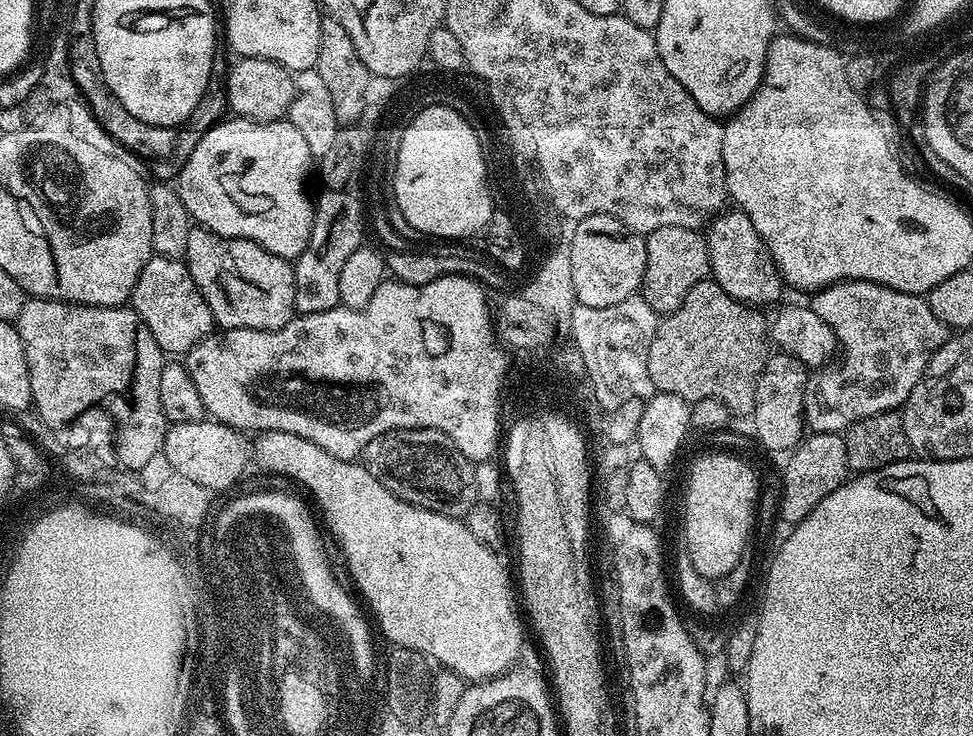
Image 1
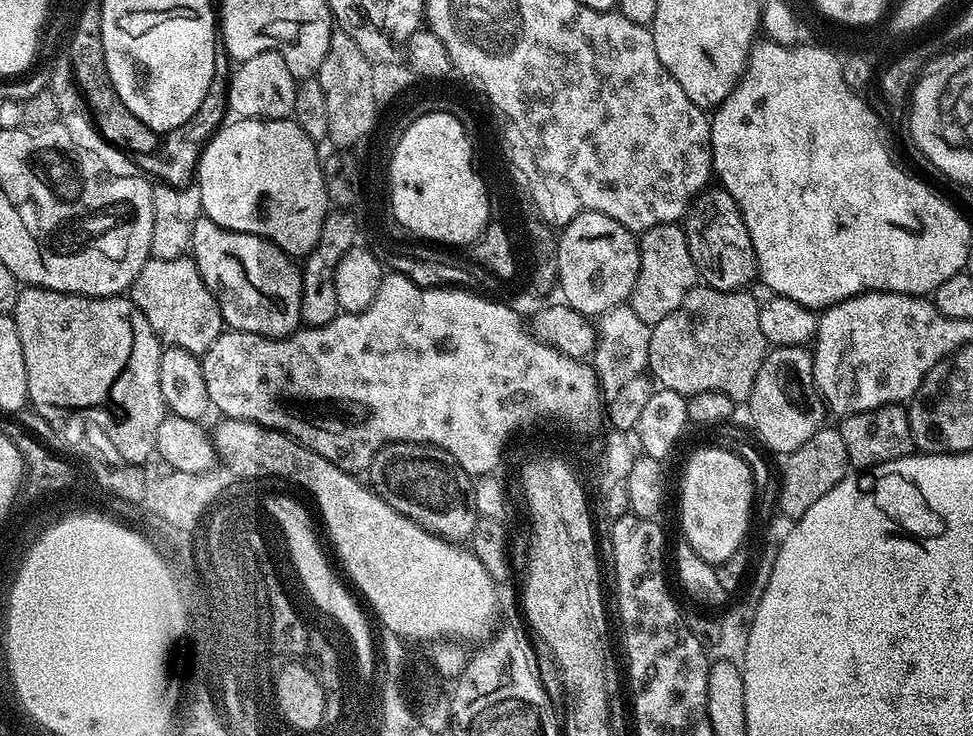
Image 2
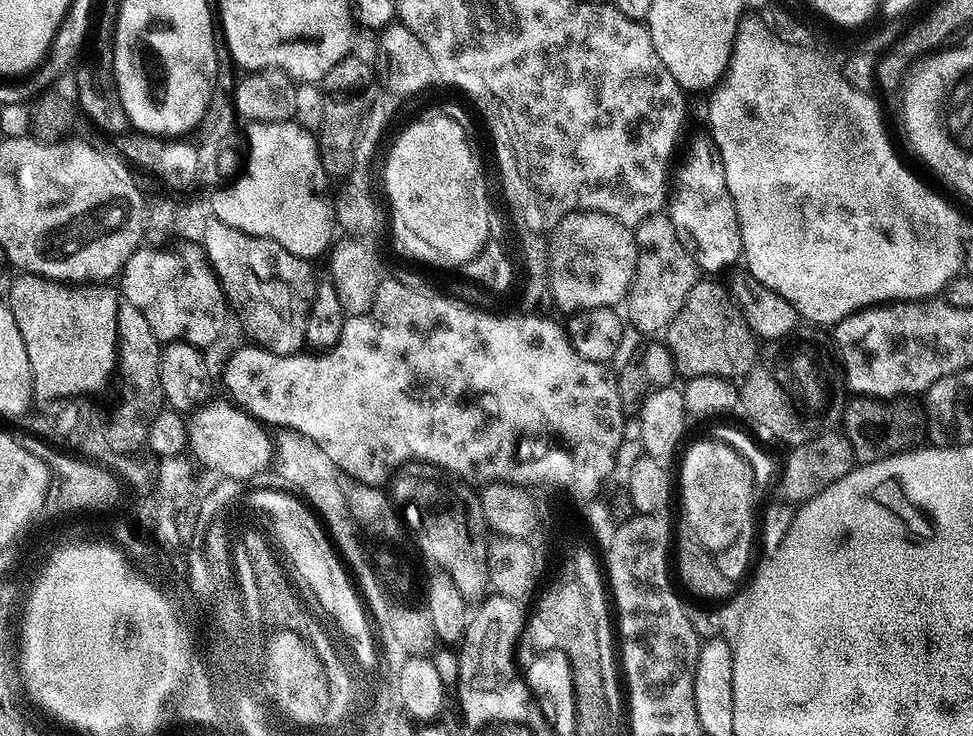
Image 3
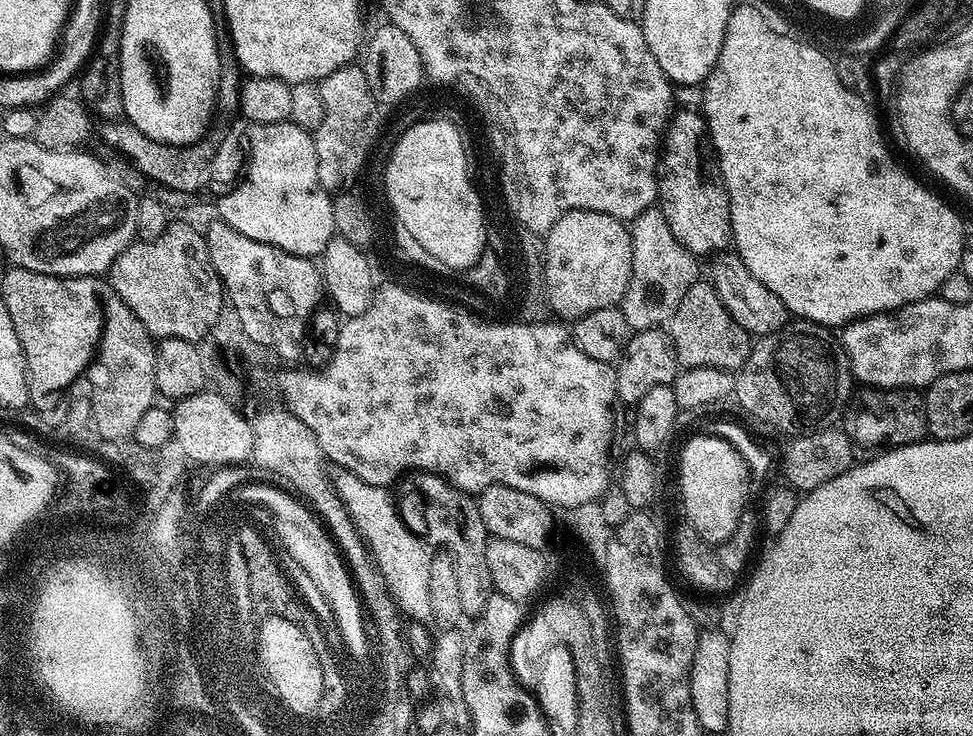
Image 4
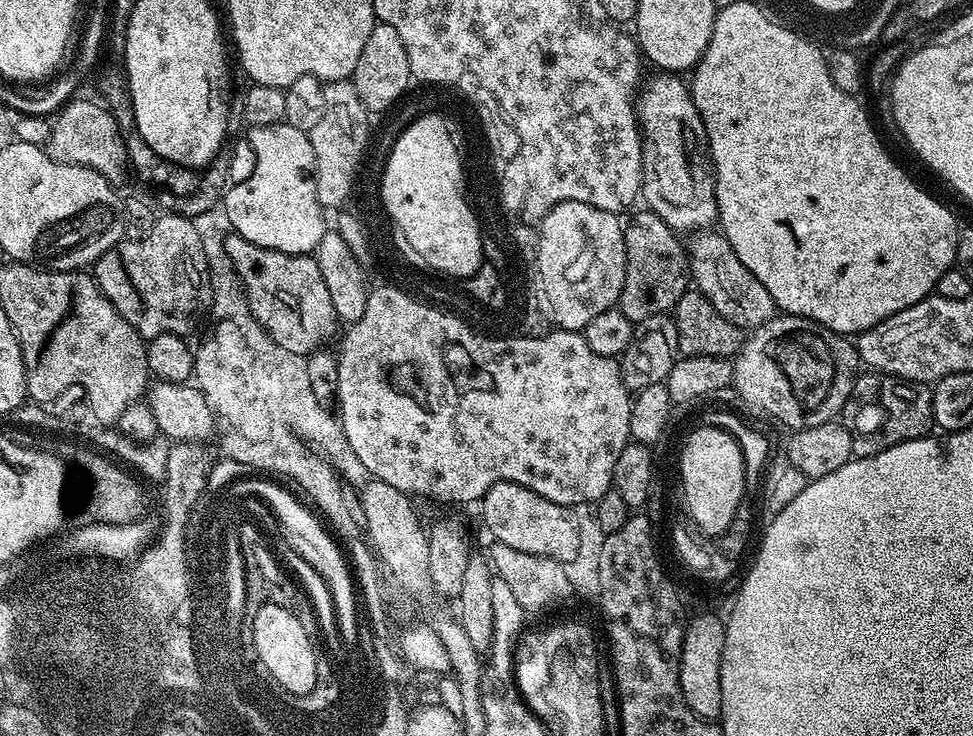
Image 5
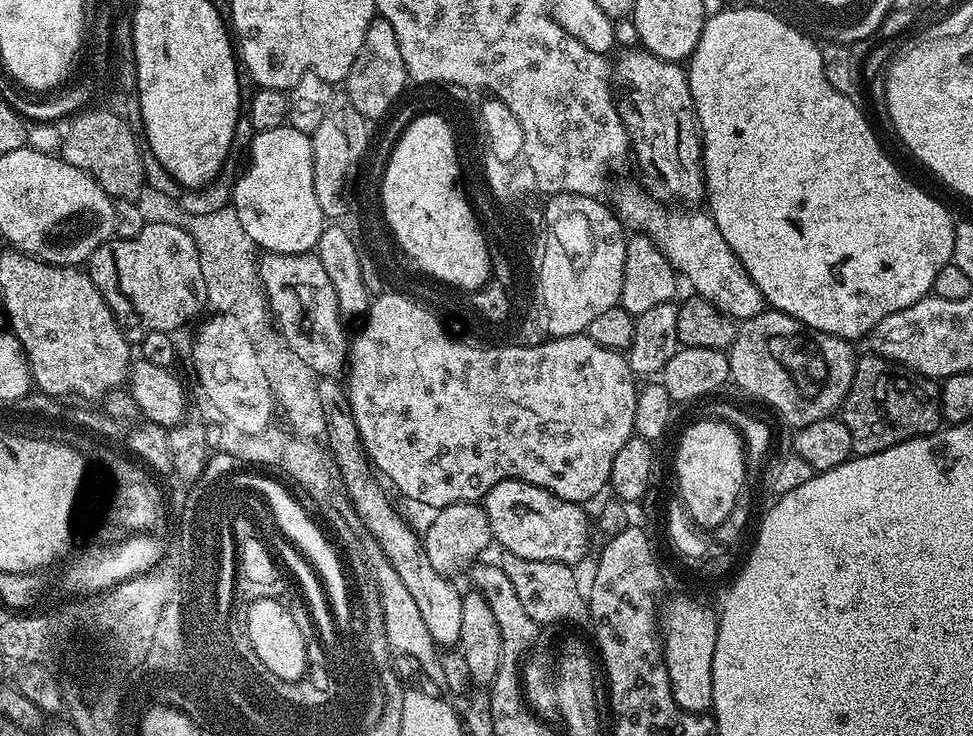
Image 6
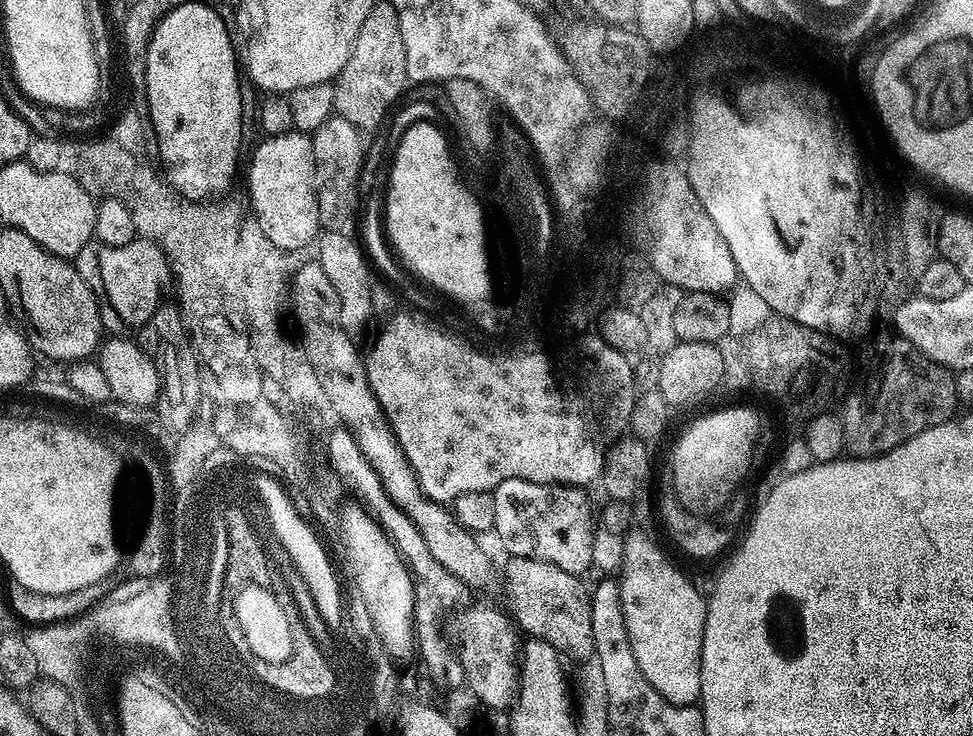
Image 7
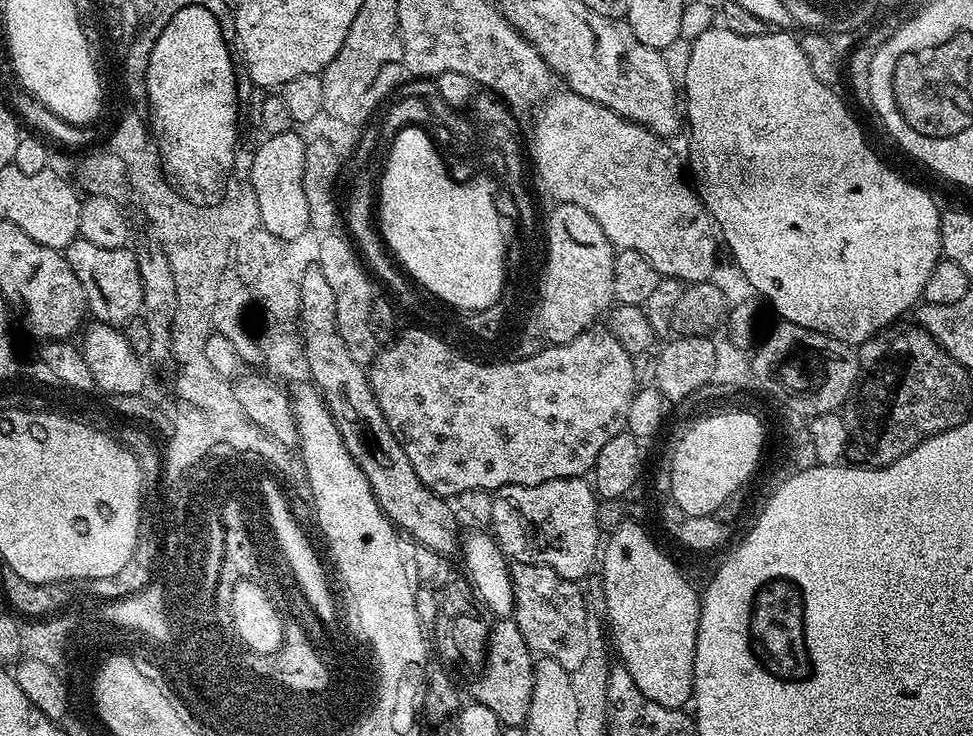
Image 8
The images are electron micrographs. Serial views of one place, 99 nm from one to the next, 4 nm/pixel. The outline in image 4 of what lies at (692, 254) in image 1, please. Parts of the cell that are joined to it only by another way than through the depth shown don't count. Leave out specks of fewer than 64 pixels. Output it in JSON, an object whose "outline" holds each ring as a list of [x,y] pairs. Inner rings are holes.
{"outline":[[[653,206],[642,210],[630,221],[632,233],[632,265],[630,266],[630,282],[624,291],[624,299],[618,307],[626,318],[629,329],[637,332],[647,328],[660,328],[672,319],[674,310],[678,310],[678,302],[686,295],[686,290],[694,286],[698,278],[696,272],[697,257],[692,255],[678,238],[674,238],[674,230],[670,230],[670,222]]]}

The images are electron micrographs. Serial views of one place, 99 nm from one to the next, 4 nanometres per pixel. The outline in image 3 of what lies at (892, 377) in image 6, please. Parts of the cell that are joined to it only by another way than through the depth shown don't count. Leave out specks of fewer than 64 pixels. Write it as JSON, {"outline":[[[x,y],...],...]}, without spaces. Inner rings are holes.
{"outline":[[[852,398],[842,408],[842,431],[850,442],[853,457],[869,464],[887,456],[896,456],[917,447],[916,439],[925,435],[924,417],[912,398]]]}

